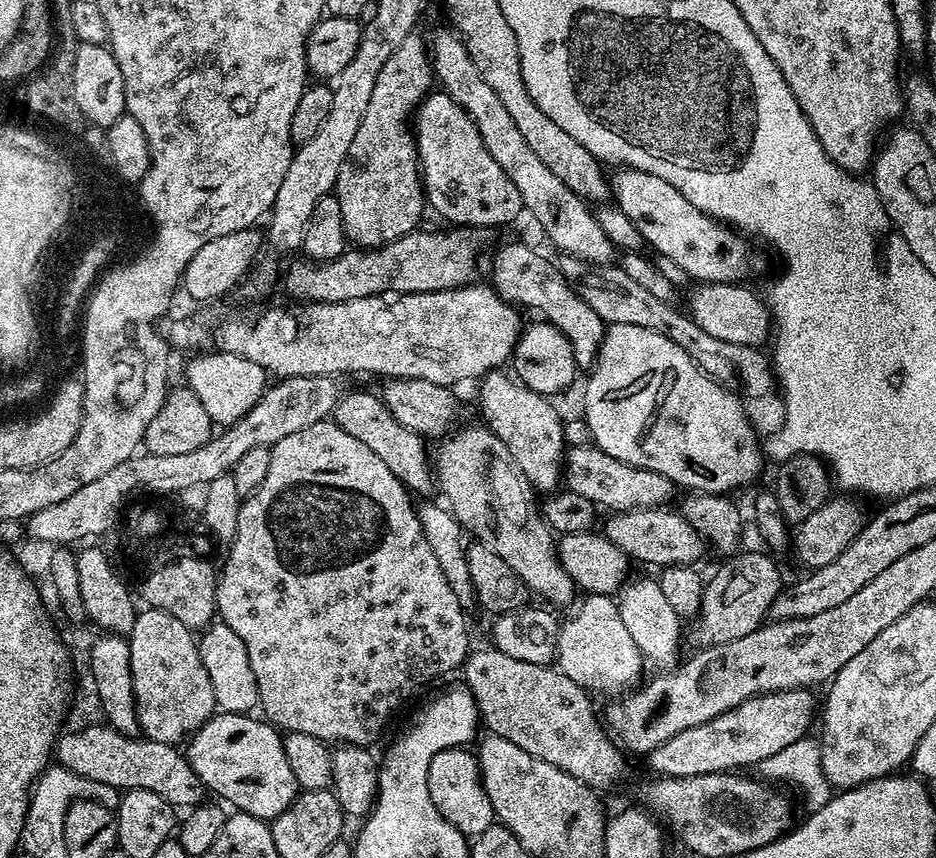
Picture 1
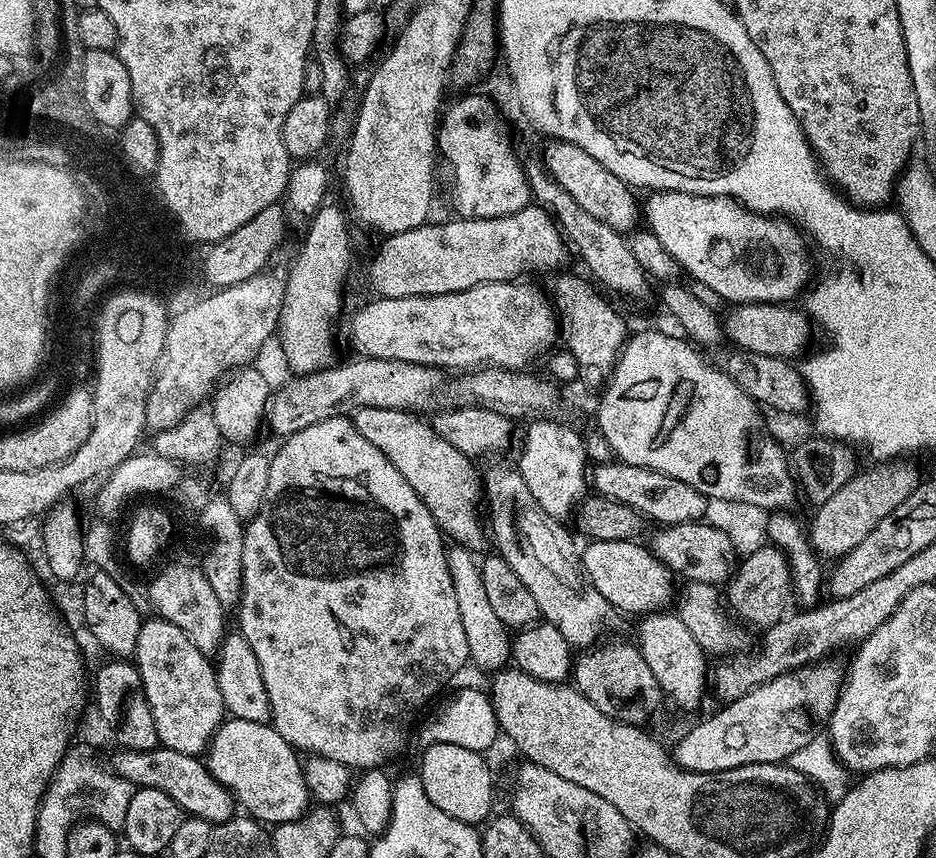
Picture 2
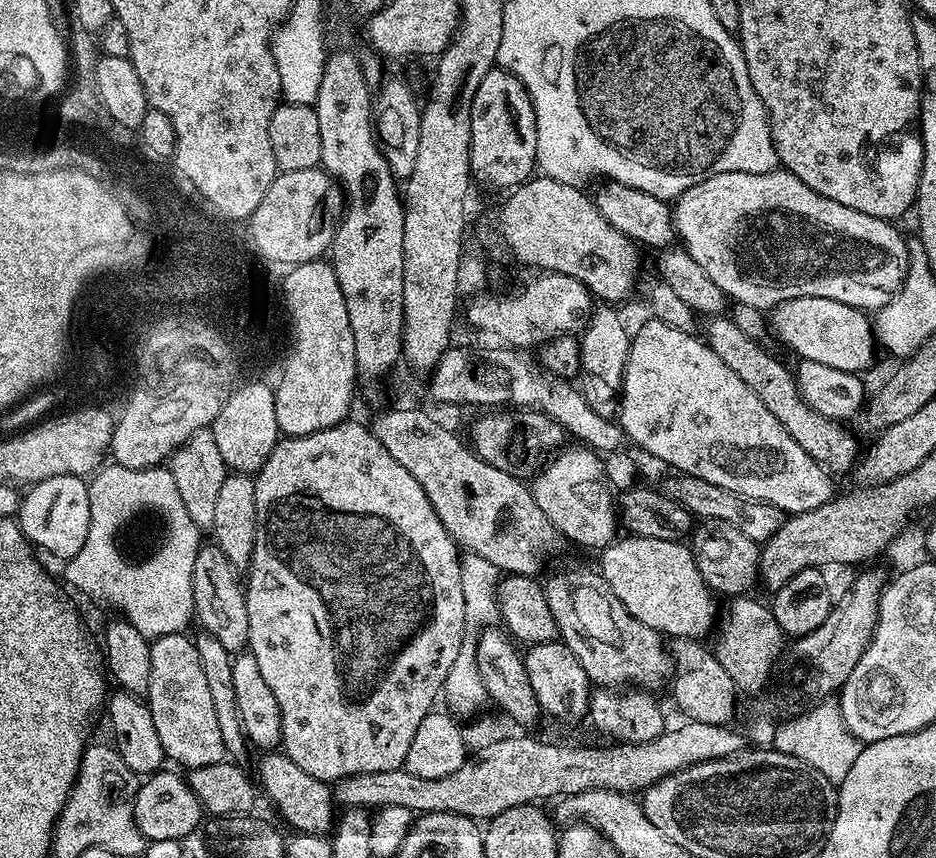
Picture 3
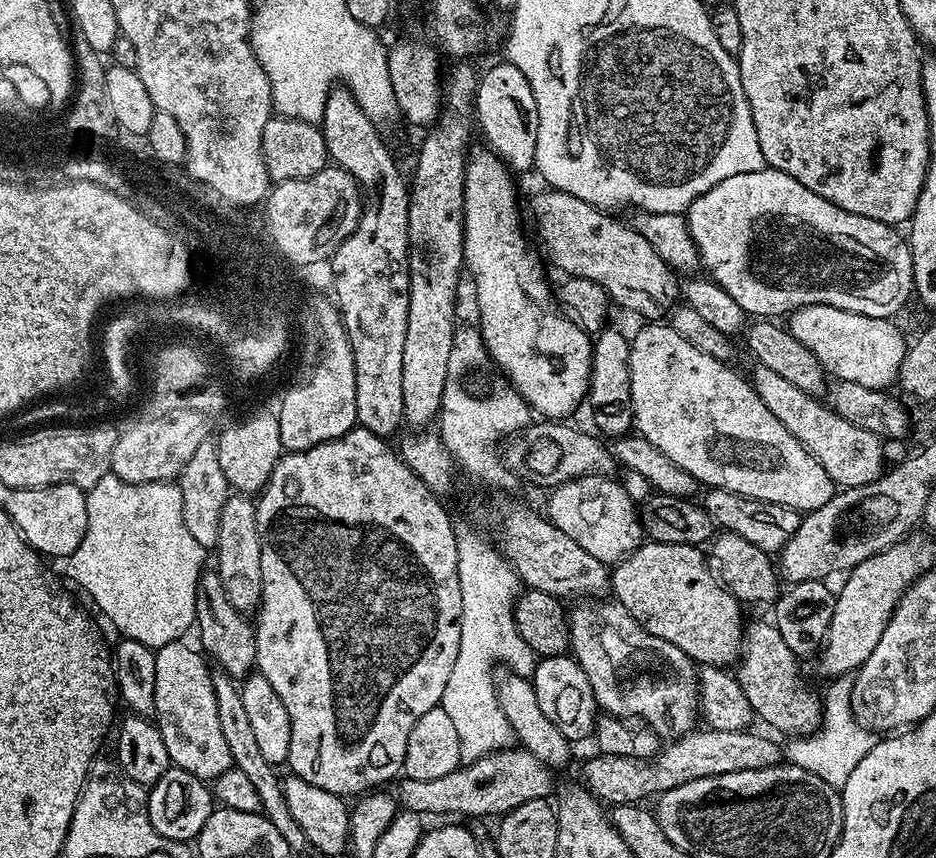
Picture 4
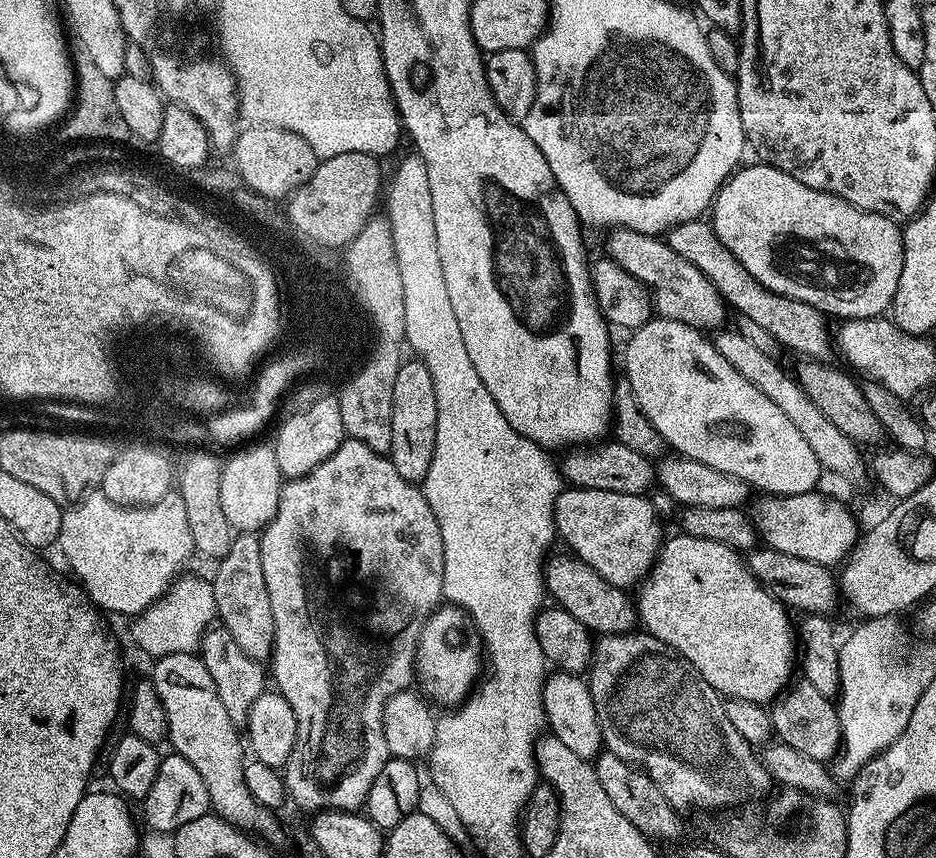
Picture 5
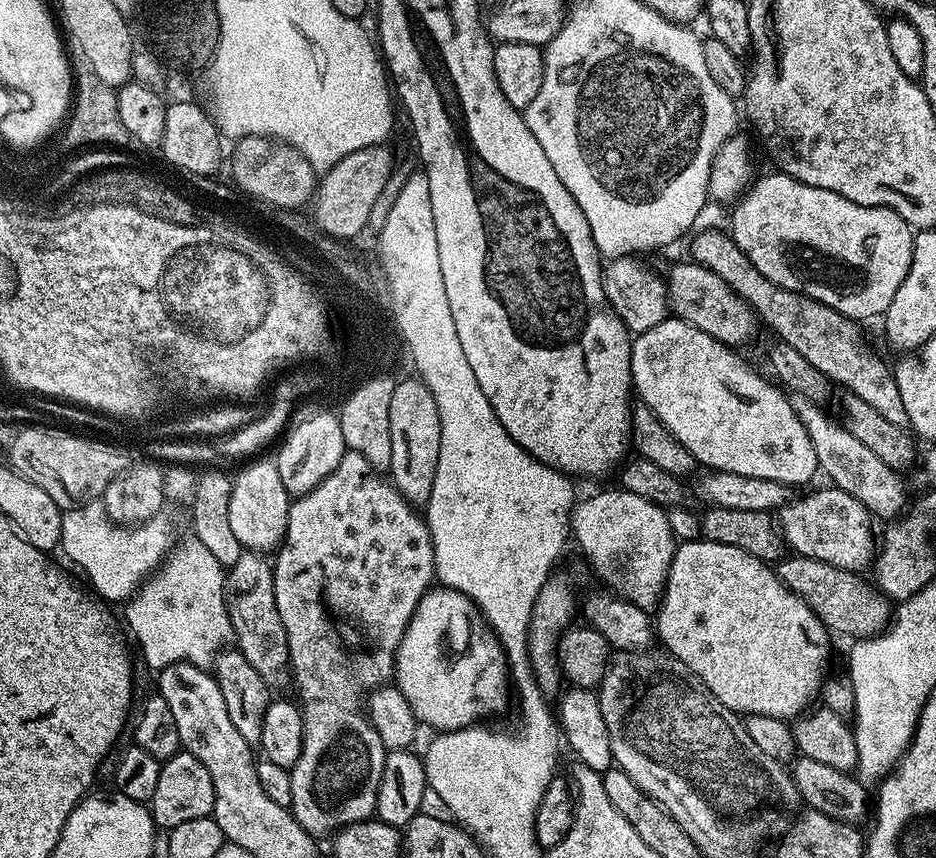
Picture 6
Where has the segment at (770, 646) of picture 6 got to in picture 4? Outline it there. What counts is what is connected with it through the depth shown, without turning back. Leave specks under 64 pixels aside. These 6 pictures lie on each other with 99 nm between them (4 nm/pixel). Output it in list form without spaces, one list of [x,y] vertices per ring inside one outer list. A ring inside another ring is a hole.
[[[645,542],[619,561],[611,569],[610,577],[610,592],[615,603],[623,606],[635,620],[639,620],[647,632],[658,638],[666,638],[666,642],[681,648],[697,665],[727,669],[732,666],[728,664],[735,665],[741,659],[746,644],[746,624],[744,628],[744,616],[740,613],[741,601],[708,569],[705,553],[699,547]]]

